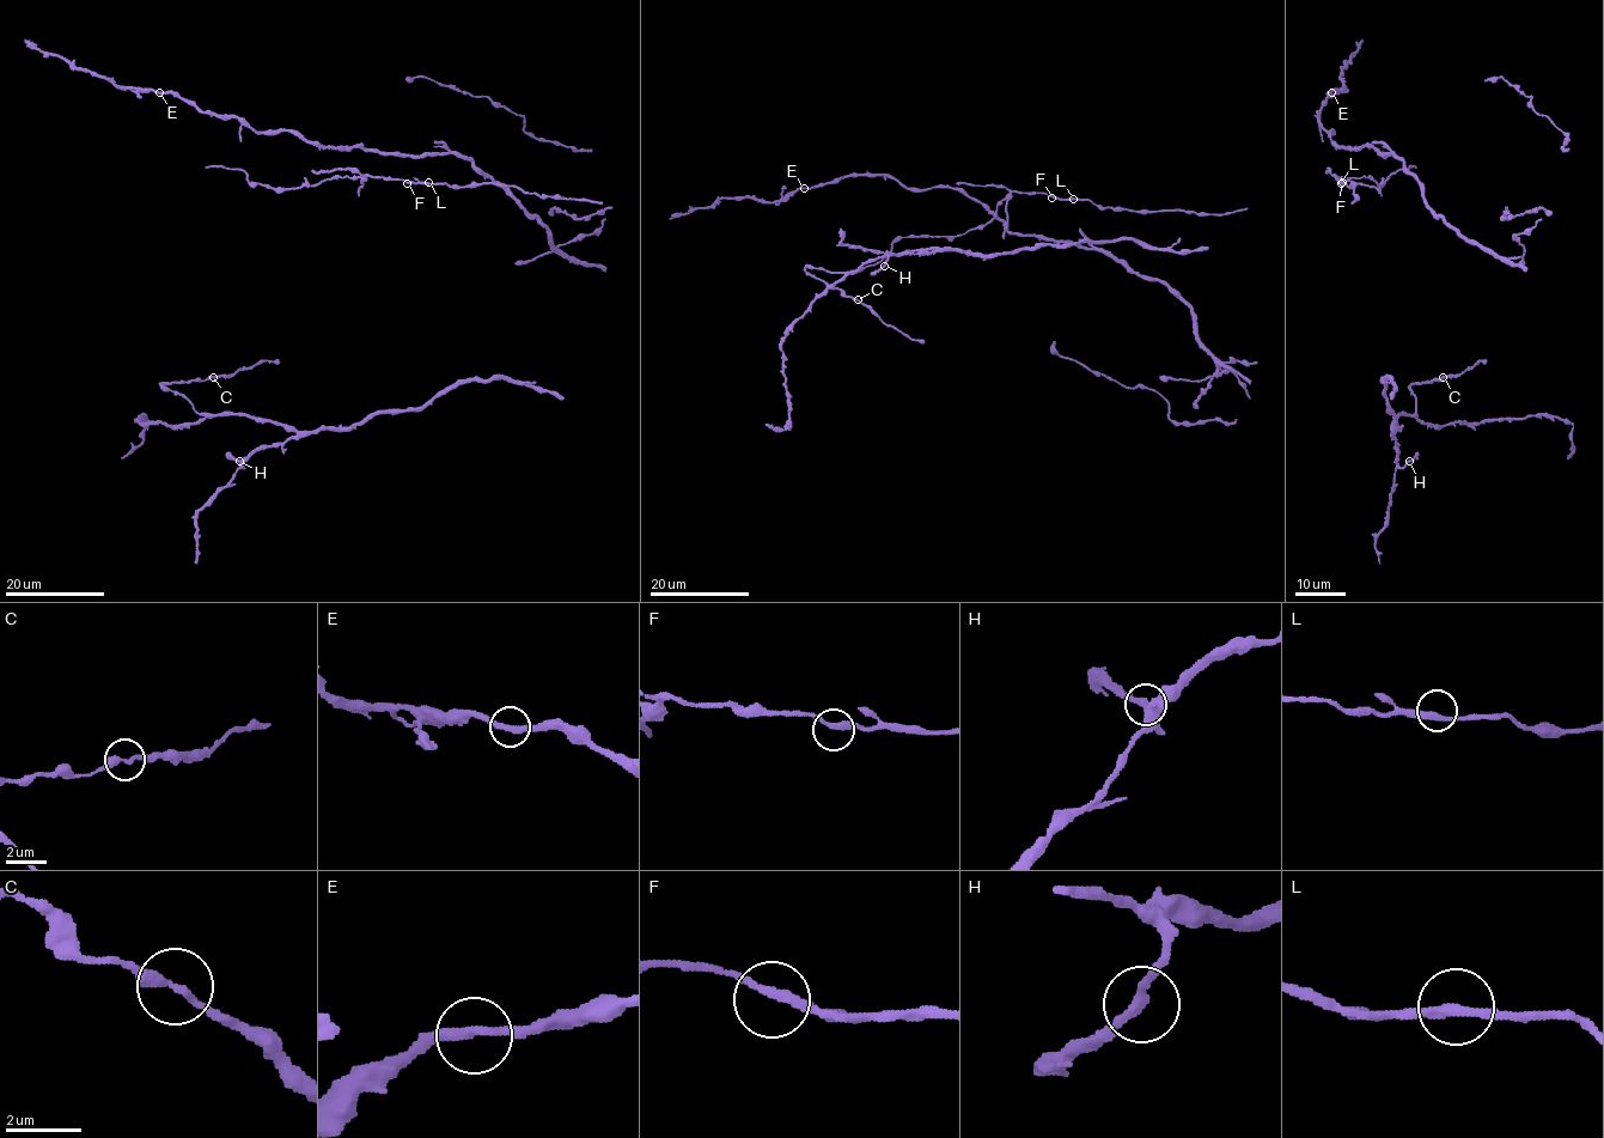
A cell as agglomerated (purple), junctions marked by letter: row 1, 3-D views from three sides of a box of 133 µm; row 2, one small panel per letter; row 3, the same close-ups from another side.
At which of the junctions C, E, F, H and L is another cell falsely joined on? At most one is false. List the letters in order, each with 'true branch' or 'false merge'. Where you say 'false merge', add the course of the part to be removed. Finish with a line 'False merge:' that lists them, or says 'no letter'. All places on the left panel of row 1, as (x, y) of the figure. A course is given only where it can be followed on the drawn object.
C: true branch
E: true branch
F: true branch
H: true branch
L: true branch
False merge: no letter

